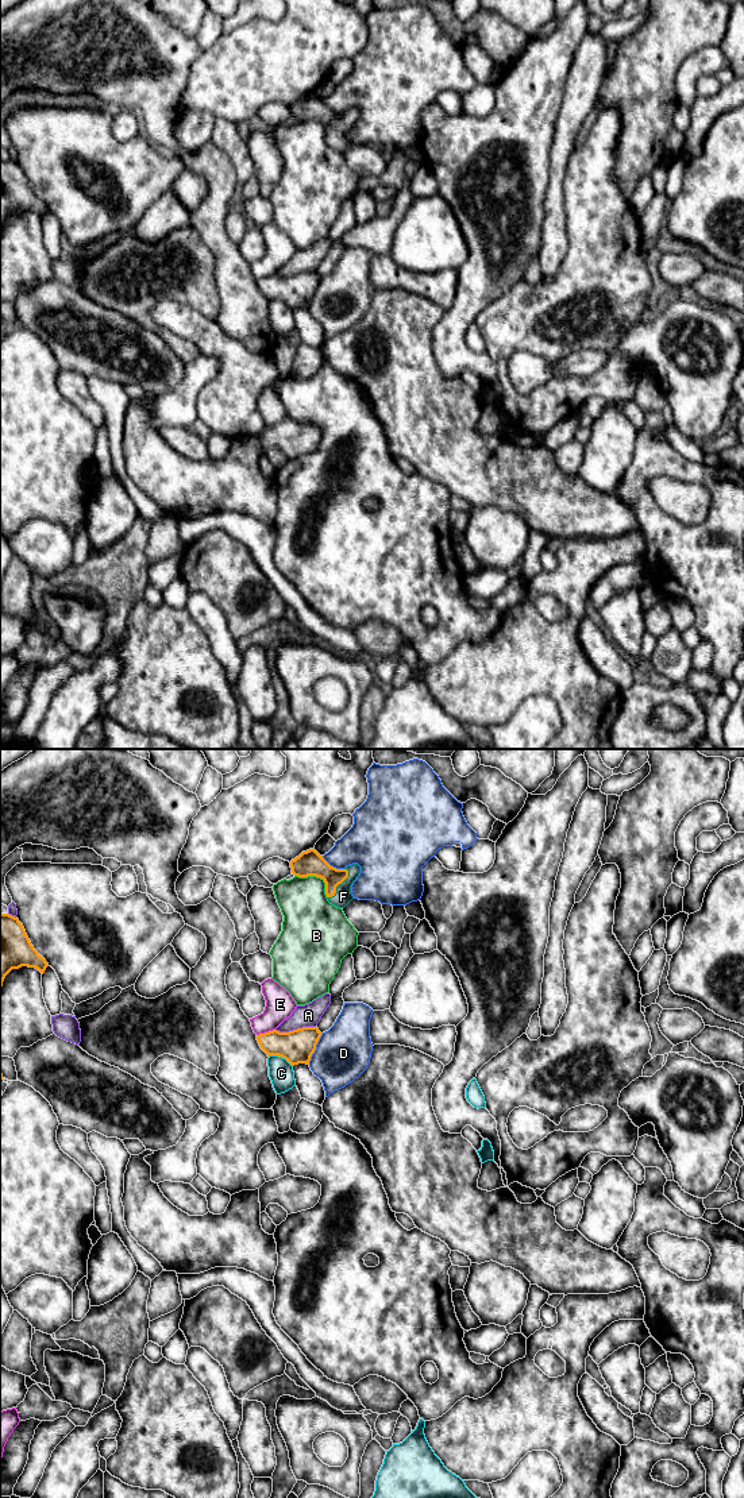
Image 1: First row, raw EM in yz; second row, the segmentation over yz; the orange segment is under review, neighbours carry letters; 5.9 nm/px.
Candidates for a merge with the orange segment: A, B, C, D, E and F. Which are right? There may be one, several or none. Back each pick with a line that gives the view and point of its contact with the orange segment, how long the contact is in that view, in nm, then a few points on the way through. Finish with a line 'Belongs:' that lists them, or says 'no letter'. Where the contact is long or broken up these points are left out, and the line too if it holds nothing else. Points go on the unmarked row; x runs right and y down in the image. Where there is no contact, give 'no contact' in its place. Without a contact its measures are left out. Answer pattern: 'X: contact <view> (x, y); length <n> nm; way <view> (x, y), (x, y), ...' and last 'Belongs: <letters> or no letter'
F: contact yz (339, 127); length 220 nm; way yz (309, 107), (322, 112), (339, 127), (339, 136), (343, 141)
Belongs: F

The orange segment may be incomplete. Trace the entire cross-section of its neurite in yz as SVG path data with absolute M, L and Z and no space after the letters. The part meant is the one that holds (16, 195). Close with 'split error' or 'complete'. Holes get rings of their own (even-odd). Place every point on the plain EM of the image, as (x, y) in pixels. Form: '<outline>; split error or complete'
M0 158L0 236L5 220L22 211L35 212L43 219L49 208L34 193L19 163Z; complete

